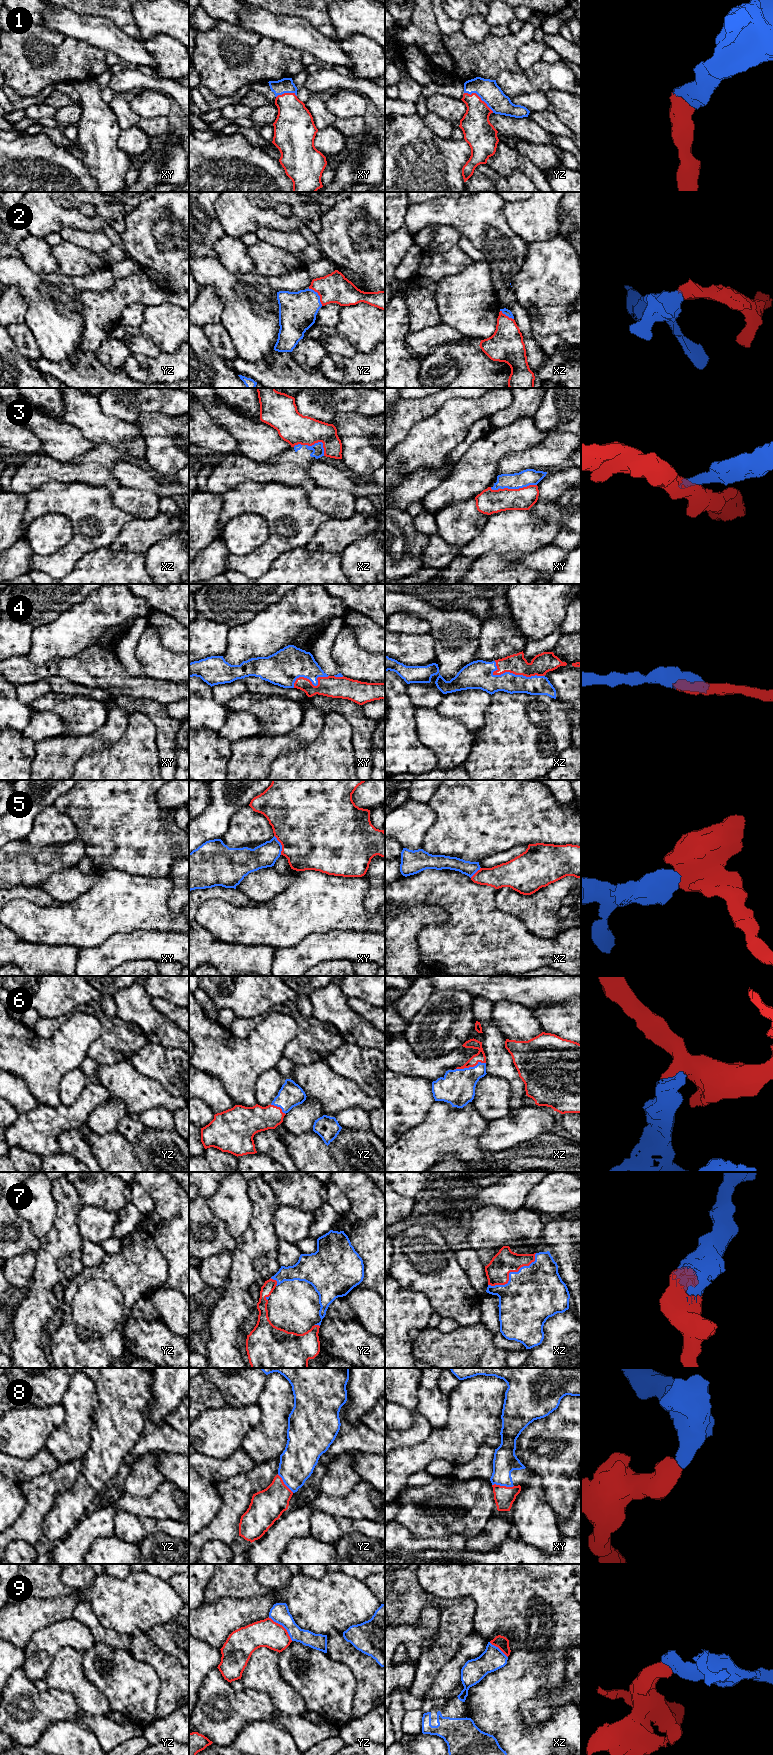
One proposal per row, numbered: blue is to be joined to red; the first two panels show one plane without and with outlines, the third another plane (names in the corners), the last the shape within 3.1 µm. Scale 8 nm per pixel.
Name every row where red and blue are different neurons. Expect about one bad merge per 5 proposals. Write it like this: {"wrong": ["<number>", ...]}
{"wrong": ["3", "5", "9"]}

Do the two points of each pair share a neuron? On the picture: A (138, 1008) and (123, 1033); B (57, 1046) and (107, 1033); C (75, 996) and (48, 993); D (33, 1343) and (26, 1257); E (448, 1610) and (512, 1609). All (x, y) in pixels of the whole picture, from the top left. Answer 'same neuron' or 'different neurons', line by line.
A: different neurons
B: different neurons
C: same neuron
D: different neurons
E: different neurons

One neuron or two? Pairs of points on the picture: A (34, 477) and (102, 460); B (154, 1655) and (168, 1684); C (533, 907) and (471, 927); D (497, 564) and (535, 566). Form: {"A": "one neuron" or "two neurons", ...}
{"A": "one neuron", "B": "one neuron", "C": "two neurons", "D": "one neuron"}

